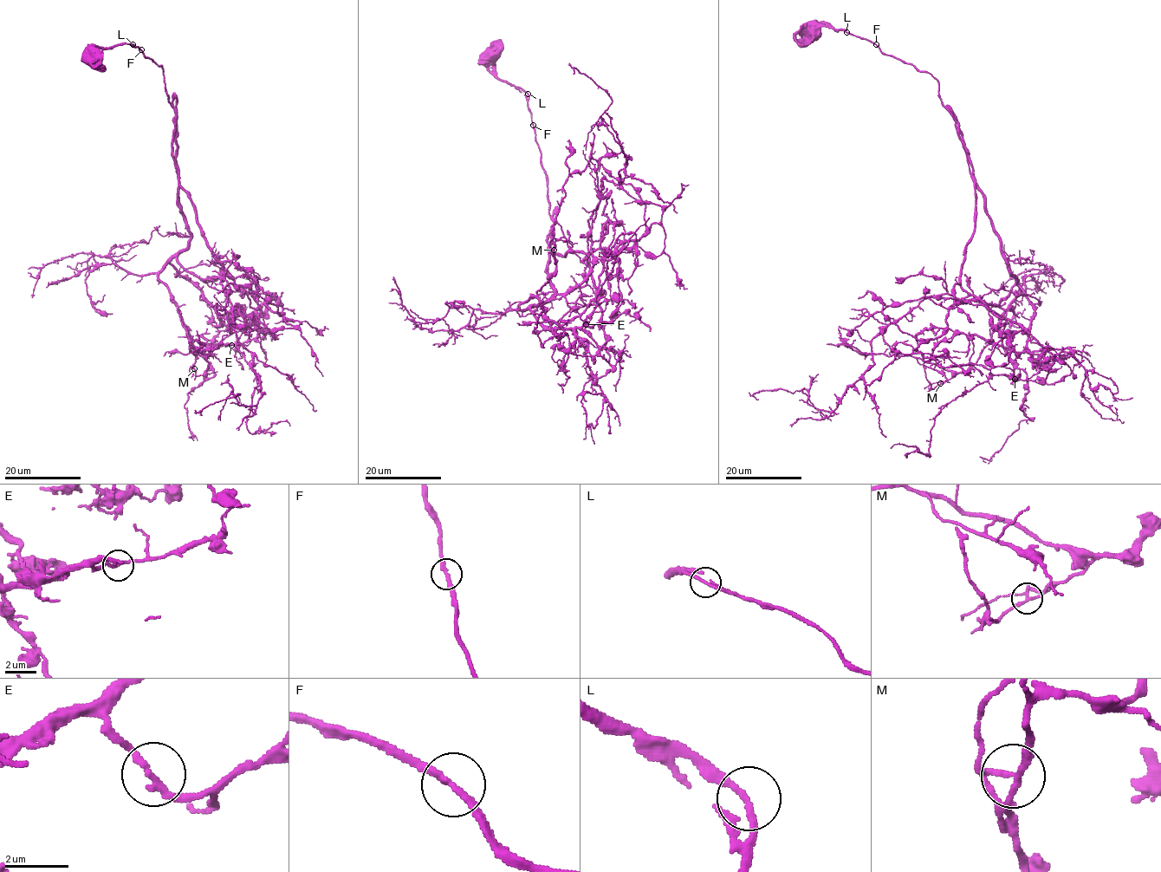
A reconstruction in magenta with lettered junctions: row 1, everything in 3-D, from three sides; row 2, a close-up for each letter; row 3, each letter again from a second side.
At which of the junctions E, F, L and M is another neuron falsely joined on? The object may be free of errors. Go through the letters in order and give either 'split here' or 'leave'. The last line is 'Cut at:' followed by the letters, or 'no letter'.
E: leave
F: leave
L: leave
M: leave
Cut at: no letter

